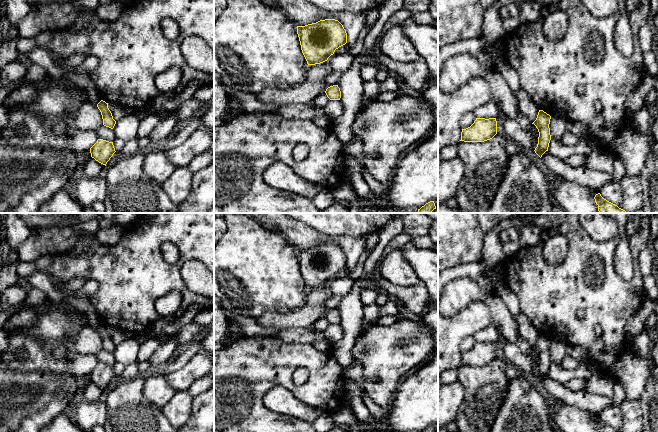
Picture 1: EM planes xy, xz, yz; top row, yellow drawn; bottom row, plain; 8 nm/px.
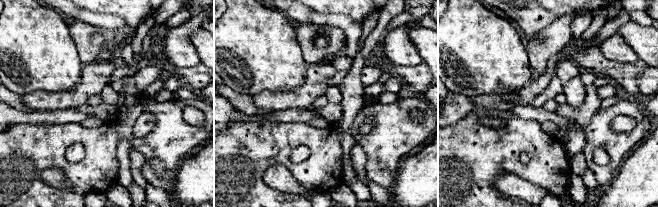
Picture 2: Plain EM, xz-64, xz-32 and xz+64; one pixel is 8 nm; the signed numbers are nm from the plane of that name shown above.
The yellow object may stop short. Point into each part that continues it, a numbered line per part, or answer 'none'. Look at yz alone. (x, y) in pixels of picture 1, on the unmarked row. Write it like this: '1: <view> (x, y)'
none

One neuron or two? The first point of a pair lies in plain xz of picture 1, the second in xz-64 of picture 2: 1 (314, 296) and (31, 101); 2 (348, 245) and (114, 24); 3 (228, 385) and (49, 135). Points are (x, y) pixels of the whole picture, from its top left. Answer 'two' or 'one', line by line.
1: one
2: one
3: one

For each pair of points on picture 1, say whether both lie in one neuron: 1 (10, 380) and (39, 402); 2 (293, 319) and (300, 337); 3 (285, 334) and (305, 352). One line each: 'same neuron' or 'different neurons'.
1: same neuron
2: different neurons
3: different neurons

